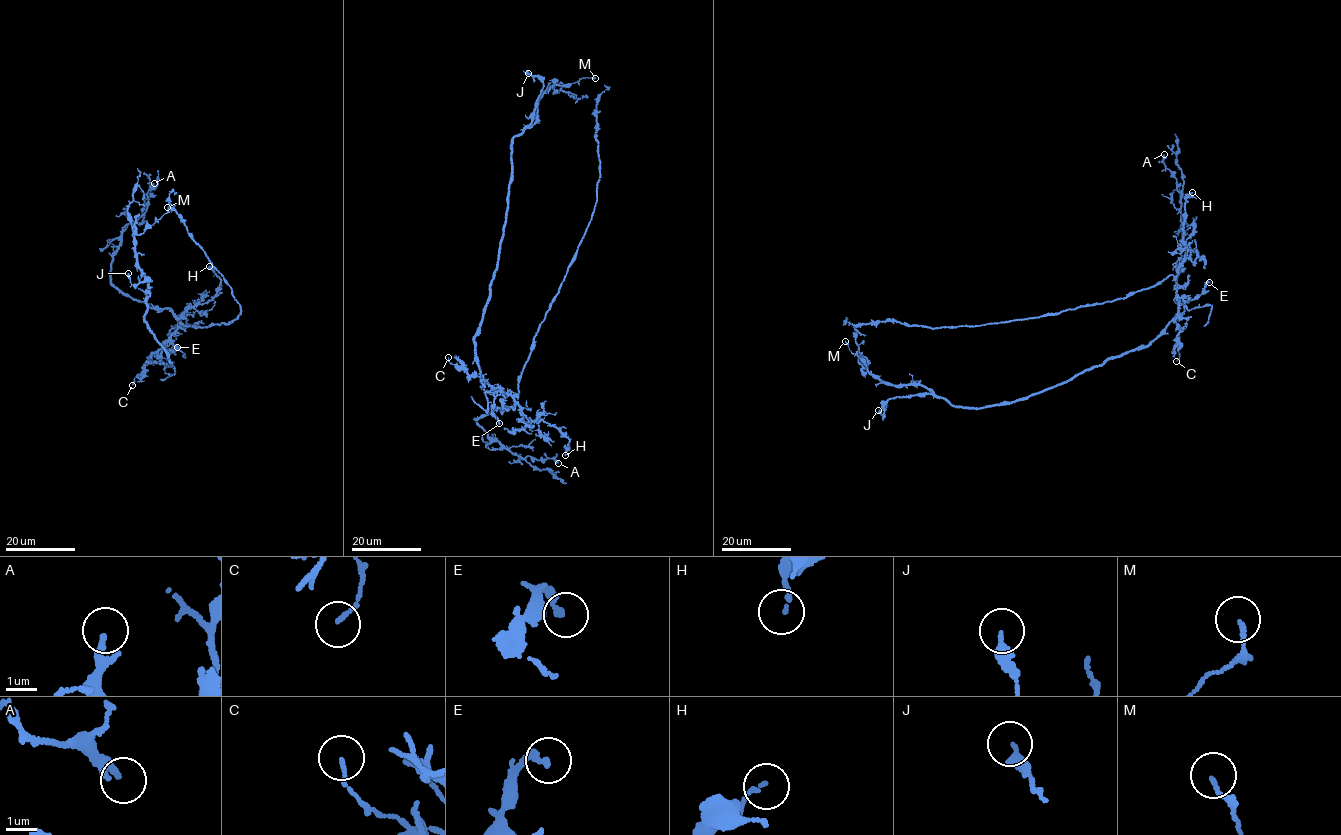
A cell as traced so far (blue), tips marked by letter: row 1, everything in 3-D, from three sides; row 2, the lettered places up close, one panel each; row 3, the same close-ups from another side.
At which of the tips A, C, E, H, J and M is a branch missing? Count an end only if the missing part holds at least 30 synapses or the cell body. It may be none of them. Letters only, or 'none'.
none

